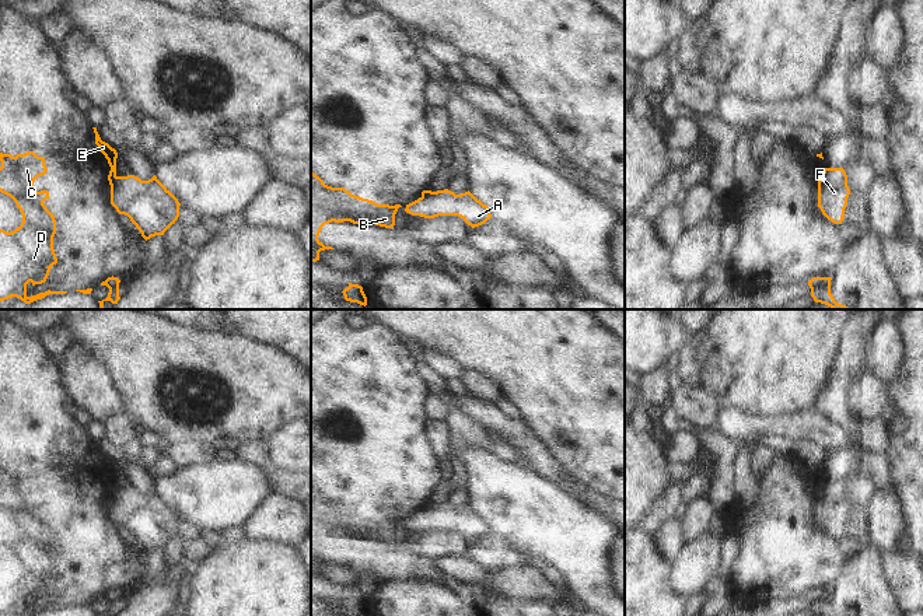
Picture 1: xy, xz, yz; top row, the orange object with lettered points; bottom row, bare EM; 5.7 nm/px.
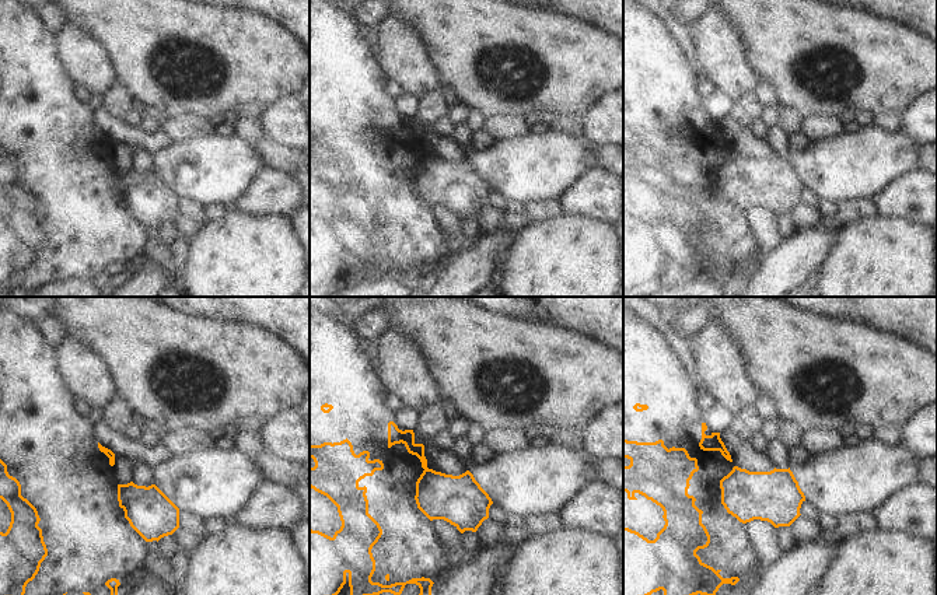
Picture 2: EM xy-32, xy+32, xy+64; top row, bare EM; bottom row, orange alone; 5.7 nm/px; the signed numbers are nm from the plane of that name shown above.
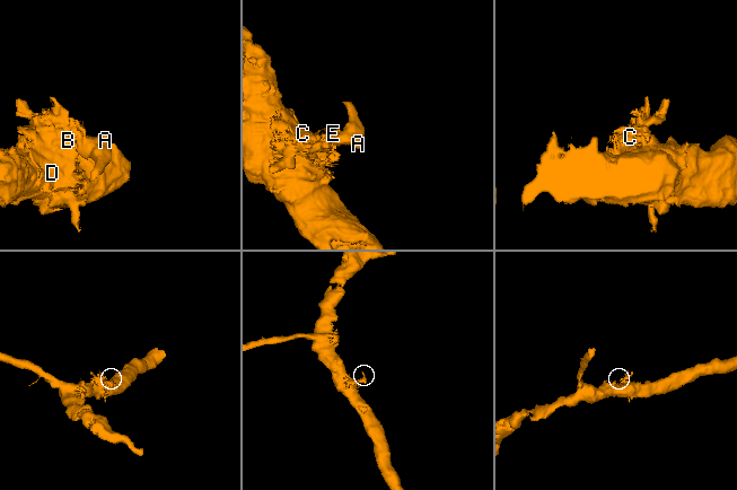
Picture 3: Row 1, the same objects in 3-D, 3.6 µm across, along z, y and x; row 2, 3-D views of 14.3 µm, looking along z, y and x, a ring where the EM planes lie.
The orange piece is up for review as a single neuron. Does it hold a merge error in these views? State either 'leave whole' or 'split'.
split

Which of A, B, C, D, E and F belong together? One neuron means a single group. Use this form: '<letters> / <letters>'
A F / B C D E

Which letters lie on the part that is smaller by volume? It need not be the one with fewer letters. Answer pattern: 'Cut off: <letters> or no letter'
Cut off: A, F

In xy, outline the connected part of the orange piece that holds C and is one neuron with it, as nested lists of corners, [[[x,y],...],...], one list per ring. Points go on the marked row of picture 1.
[[[34,151],[25,154],[0,153],[0,192],[10,196],[22,214],[22,223],[11,232],[0,230],[0,301],[17,297],[25,304],[42,300],[49,294],[66,294],[67,291],[45,291],[36,295],[27,295],[27,284],[42,284],[46,281],[50,267],[57,263],[53,249],[53,237],[56,234],[55,216],[46,209],[43,202],[49,199],[48,190],[35,192],[34,182],[38,176],[46,174],[45,158]]]

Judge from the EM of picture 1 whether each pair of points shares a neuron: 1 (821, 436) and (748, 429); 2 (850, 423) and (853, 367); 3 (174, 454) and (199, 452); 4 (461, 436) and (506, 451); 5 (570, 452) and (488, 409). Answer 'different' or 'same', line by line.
1: same
2: same
3: same
4: same
5: different

